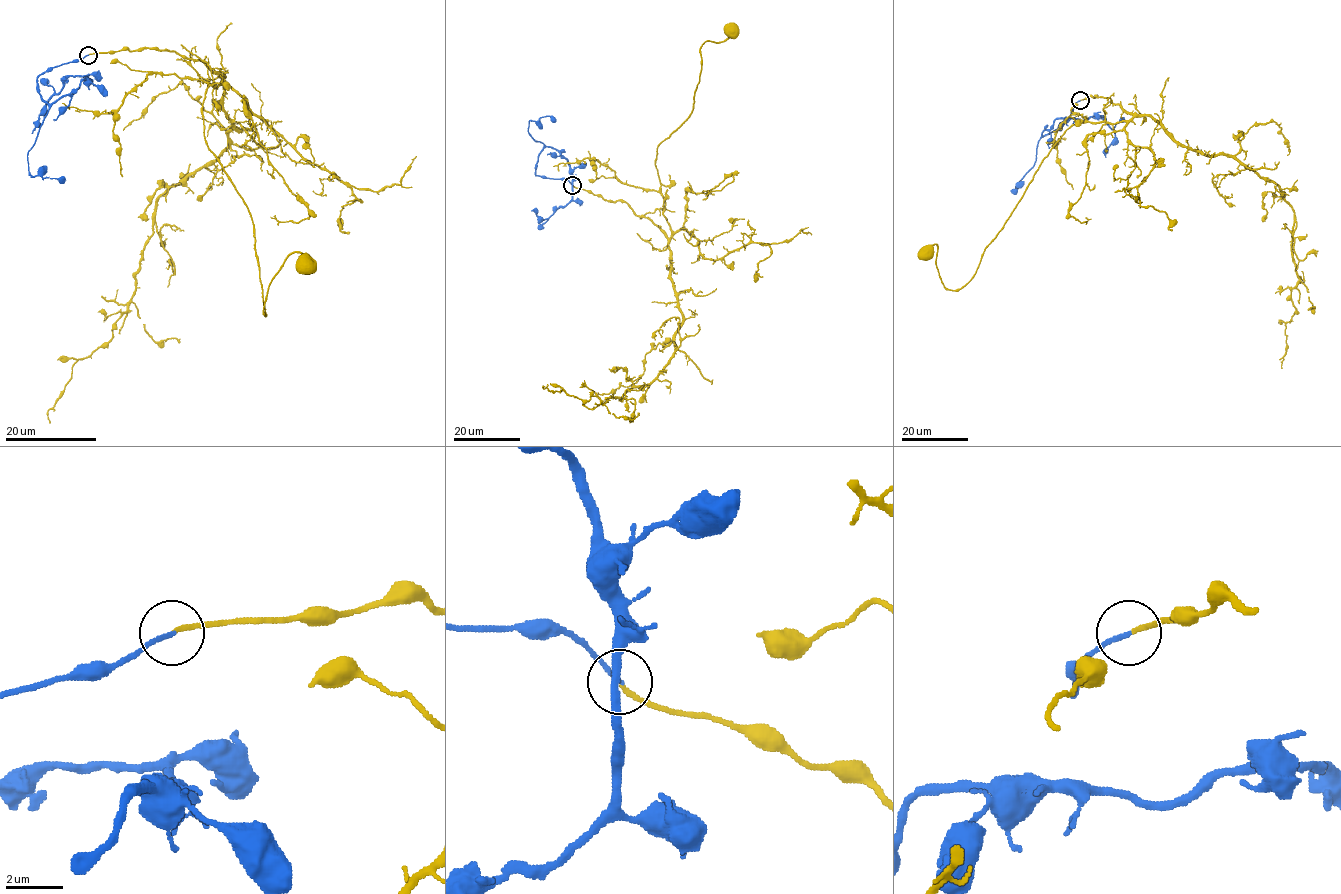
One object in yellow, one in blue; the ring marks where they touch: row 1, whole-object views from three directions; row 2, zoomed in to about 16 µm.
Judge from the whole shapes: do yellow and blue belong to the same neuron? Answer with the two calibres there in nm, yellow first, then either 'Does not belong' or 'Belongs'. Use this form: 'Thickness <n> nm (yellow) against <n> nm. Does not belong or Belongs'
Thickness 150 nm (yellow) against 140 nm. Belongs

